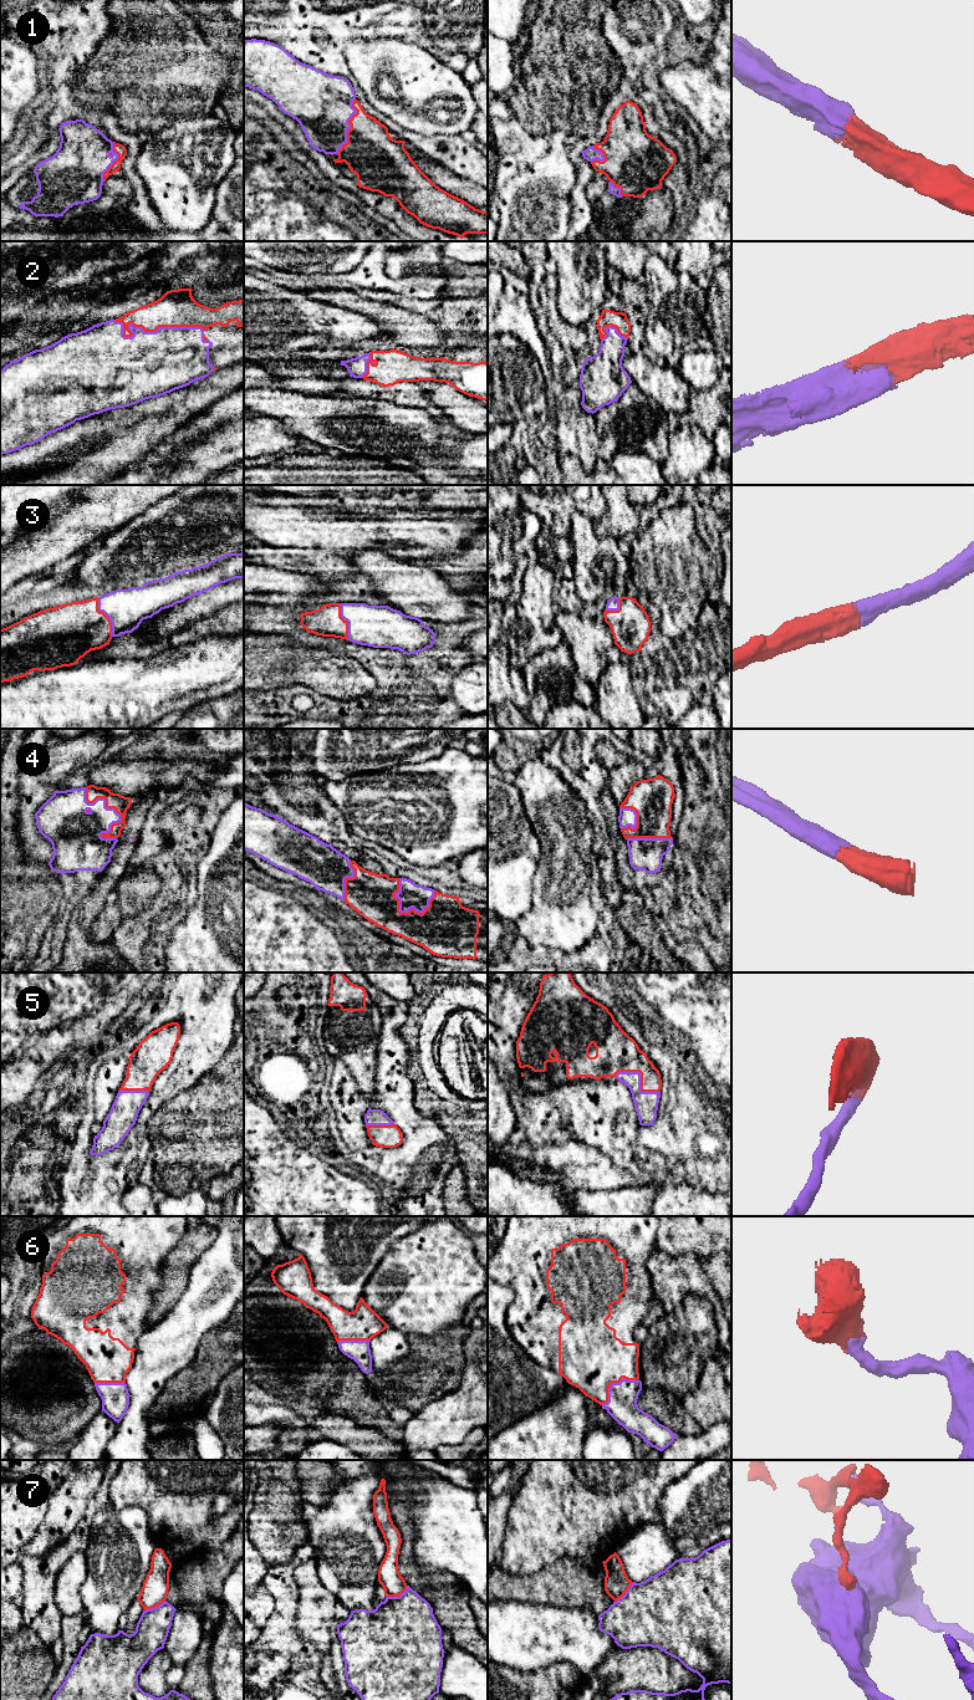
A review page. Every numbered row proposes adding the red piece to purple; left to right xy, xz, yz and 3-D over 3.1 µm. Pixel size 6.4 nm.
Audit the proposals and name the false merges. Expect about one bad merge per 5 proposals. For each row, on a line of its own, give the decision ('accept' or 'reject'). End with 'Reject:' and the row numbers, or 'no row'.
1: accept
2: accept
3: accept
4: accept
5: accept
6: accept
7: reject
Reject: 7

